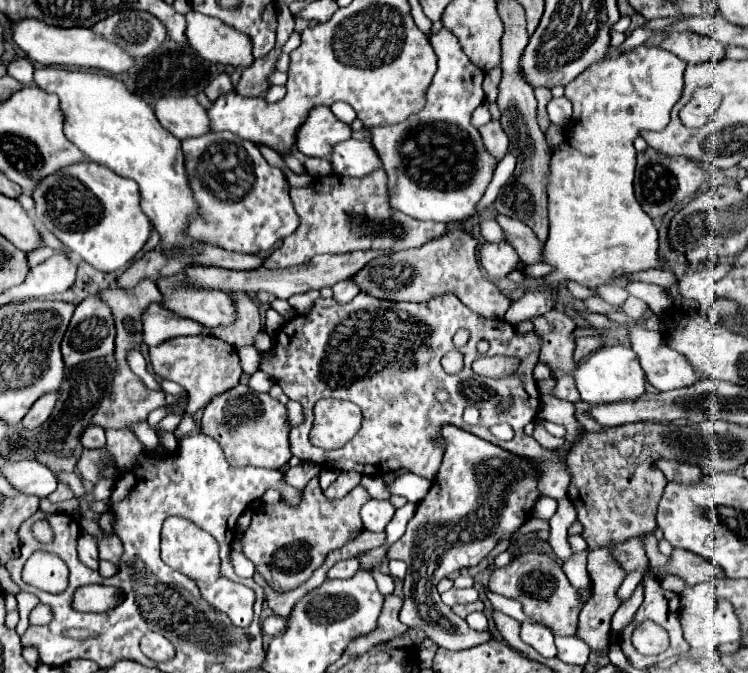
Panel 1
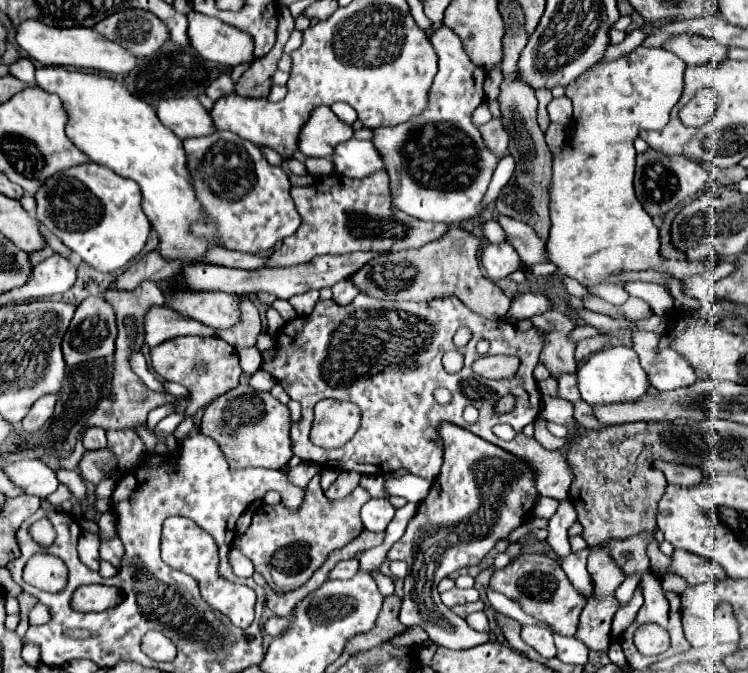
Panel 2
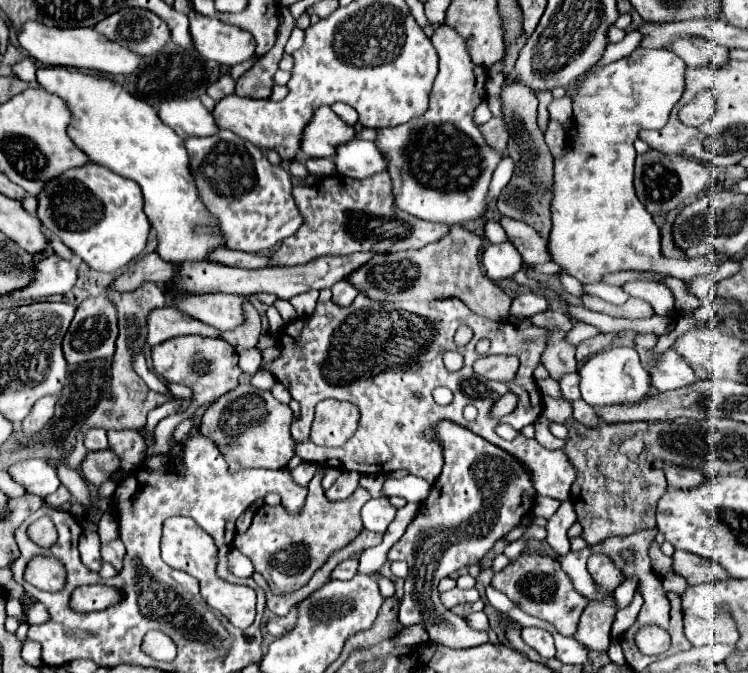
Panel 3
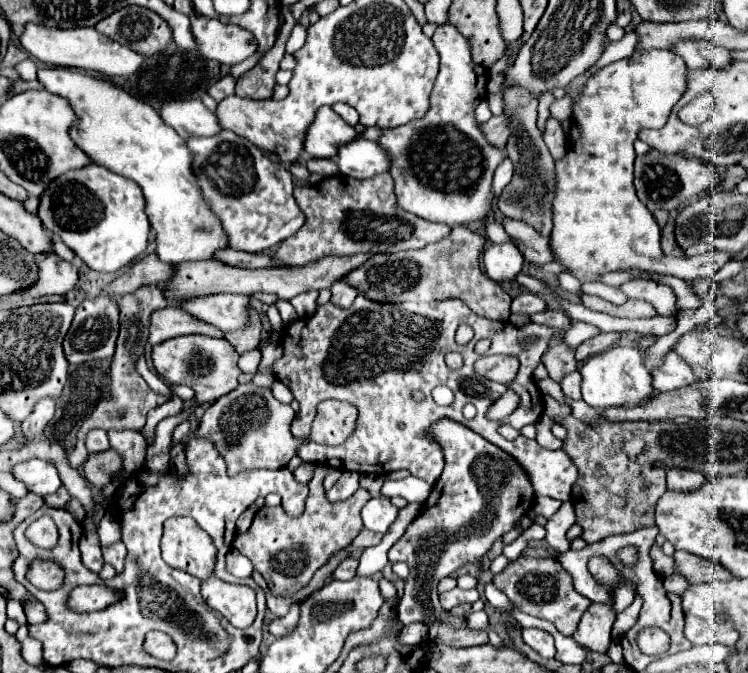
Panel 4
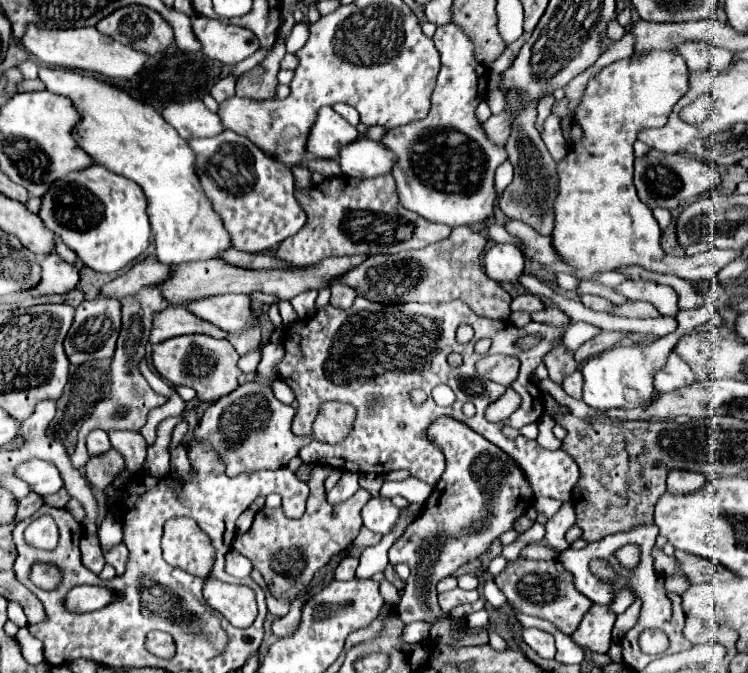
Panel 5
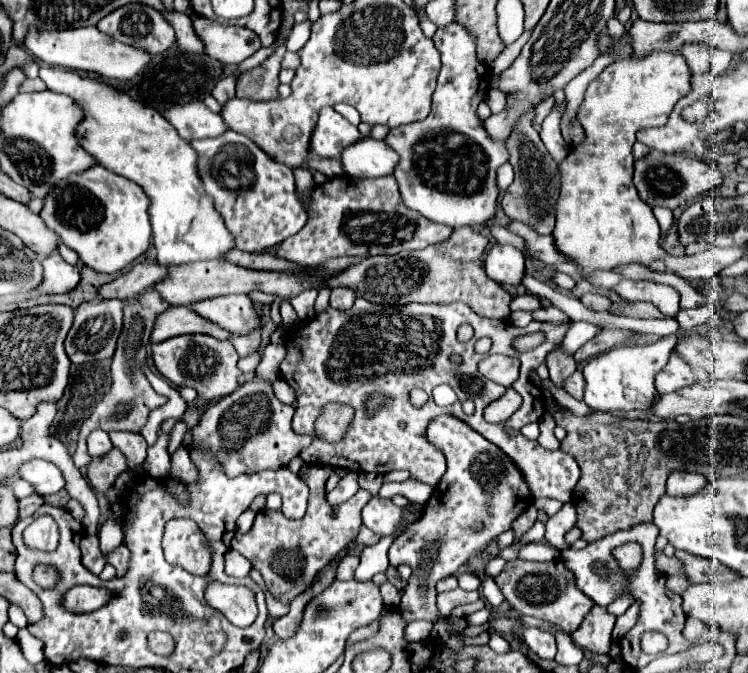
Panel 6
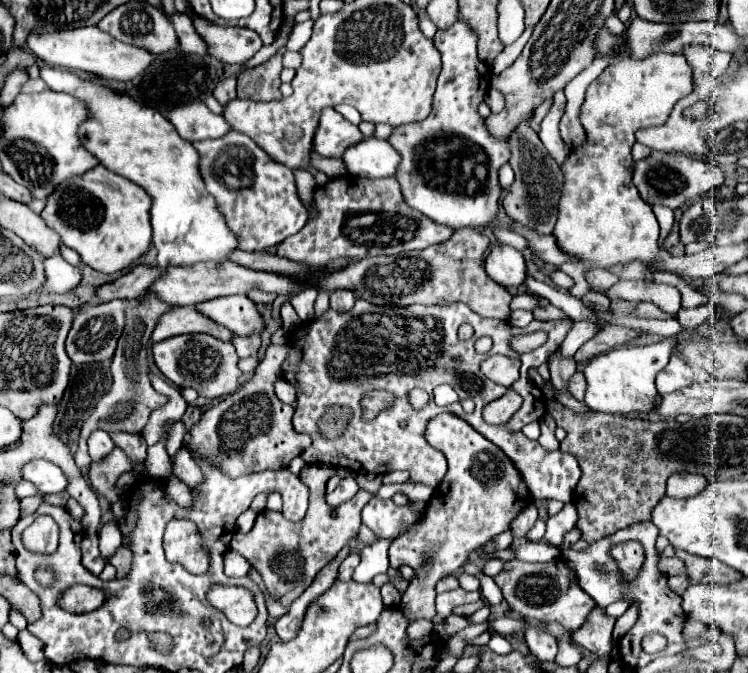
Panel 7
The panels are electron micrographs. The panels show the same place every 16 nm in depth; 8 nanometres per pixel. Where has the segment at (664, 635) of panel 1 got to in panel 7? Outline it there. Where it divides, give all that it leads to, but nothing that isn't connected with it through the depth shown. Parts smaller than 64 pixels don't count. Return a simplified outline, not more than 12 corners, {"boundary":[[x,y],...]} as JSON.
{"boundary":[[648,634],[642,649],[649,654],[664,650],[666,640],[659,634]]}

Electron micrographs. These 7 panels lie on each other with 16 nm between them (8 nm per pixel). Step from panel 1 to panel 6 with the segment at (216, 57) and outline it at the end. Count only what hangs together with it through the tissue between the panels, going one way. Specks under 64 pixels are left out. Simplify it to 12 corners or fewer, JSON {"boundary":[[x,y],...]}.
{"boundary":[[192,16],[206,54],[240,64],[260,50],[260,38],[240,26]]}

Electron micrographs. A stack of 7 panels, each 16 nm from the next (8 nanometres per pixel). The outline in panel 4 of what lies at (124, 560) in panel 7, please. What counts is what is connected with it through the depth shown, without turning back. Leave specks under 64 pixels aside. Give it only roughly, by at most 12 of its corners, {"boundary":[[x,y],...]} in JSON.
{"boundary":[[122,542],[102,548],[104,560],[124,572],[126,546]]}

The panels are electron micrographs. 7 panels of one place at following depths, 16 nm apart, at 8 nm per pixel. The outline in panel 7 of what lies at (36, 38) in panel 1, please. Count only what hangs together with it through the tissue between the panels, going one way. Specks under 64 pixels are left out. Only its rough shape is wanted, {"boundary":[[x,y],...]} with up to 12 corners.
{"boundary":[[98,26],[30,34],[48,66],[128,82],[156,58]]}

